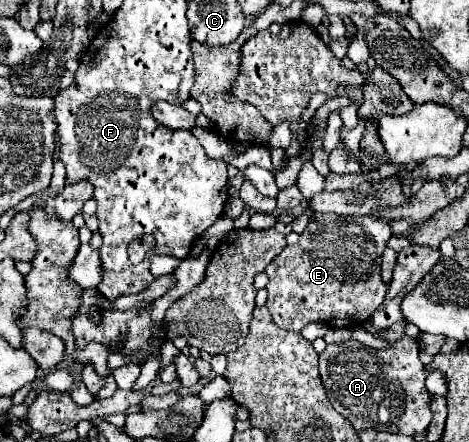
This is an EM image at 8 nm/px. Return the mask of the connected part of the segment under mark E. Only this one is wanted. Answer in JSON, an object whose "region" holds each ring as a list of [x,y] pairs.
{"region":[[[313,212],[307,228],[301,232],[301,238],[293,246],[285,246],[279,256],[271,260],[265,274],[269,276],[267,284],[267,308],[271,312],[273,322],[283,330],[299,332],[311,322],[323,322],[333,328],[357,326],[371,318],[377,306],[383,302],[387,294],[387,284],[381,280],[379,258],[391,238],[391,226],[385,220],[375,220],[371,216],[337,216],[337,214],[319,214]]]}

